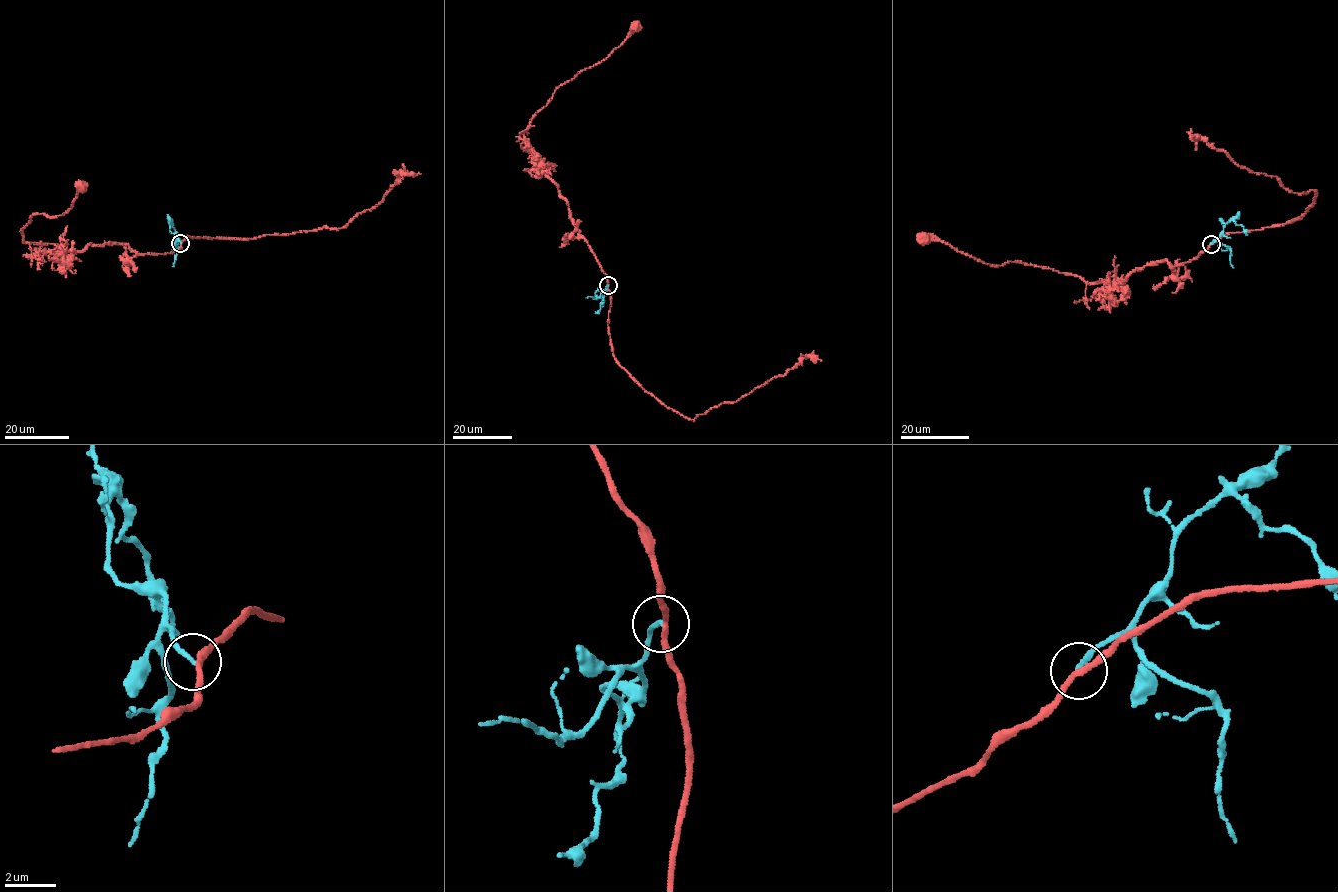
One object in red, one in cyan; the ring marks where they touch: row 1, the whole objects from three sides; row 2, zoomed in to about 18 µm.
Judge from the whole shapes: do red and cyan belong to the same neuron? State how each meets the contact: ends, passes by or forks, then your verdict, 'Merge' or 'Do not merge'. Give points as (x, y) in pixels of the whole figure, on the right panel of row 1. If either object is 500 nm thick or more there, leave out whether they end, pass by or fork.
At the ring red passes by. At the ring cyan ends. Do not merge

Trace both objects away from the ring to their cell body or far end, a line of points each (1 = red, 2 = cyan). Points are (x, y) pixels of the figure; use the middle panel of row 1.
1: (608, 285), (568, 202), (544, 171), (544, 159), (523, 132), (554, 91), (605, 58), (636, 26)
2: (608, 285), (601, 293), (603, 300), (595, 313)

